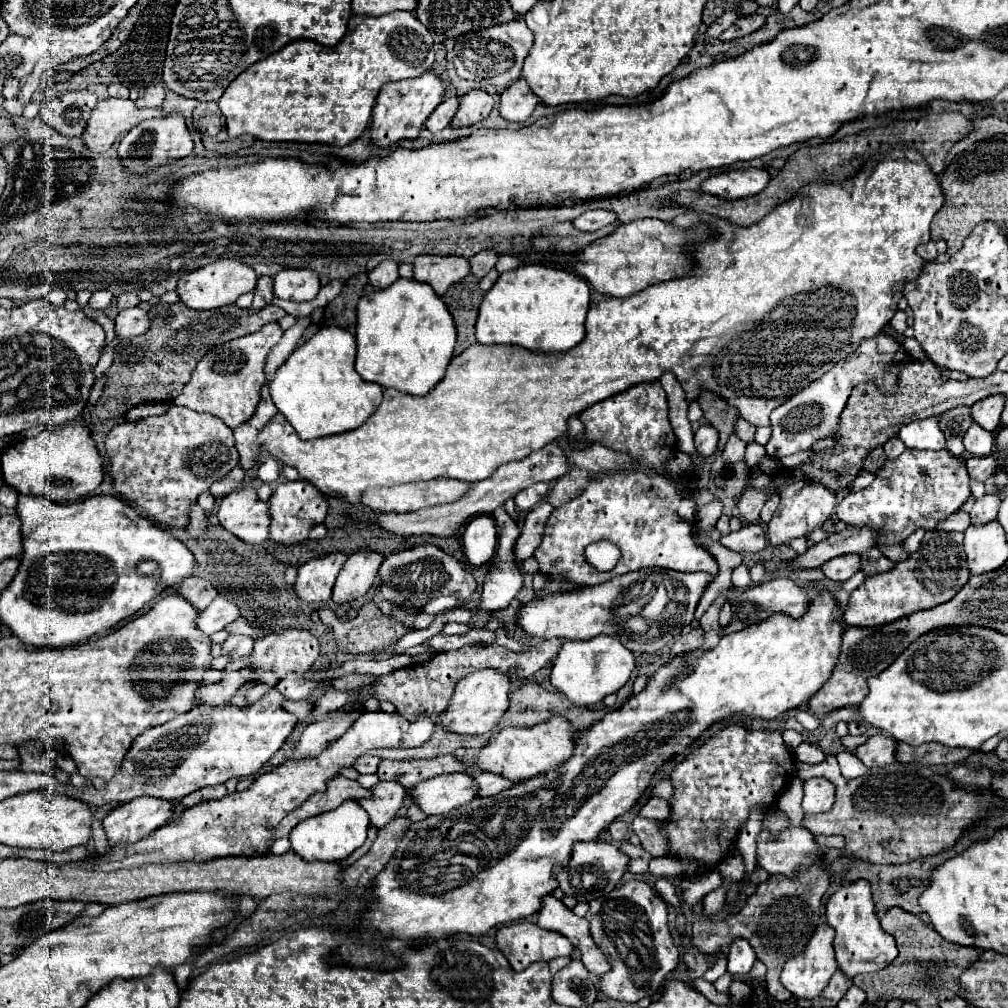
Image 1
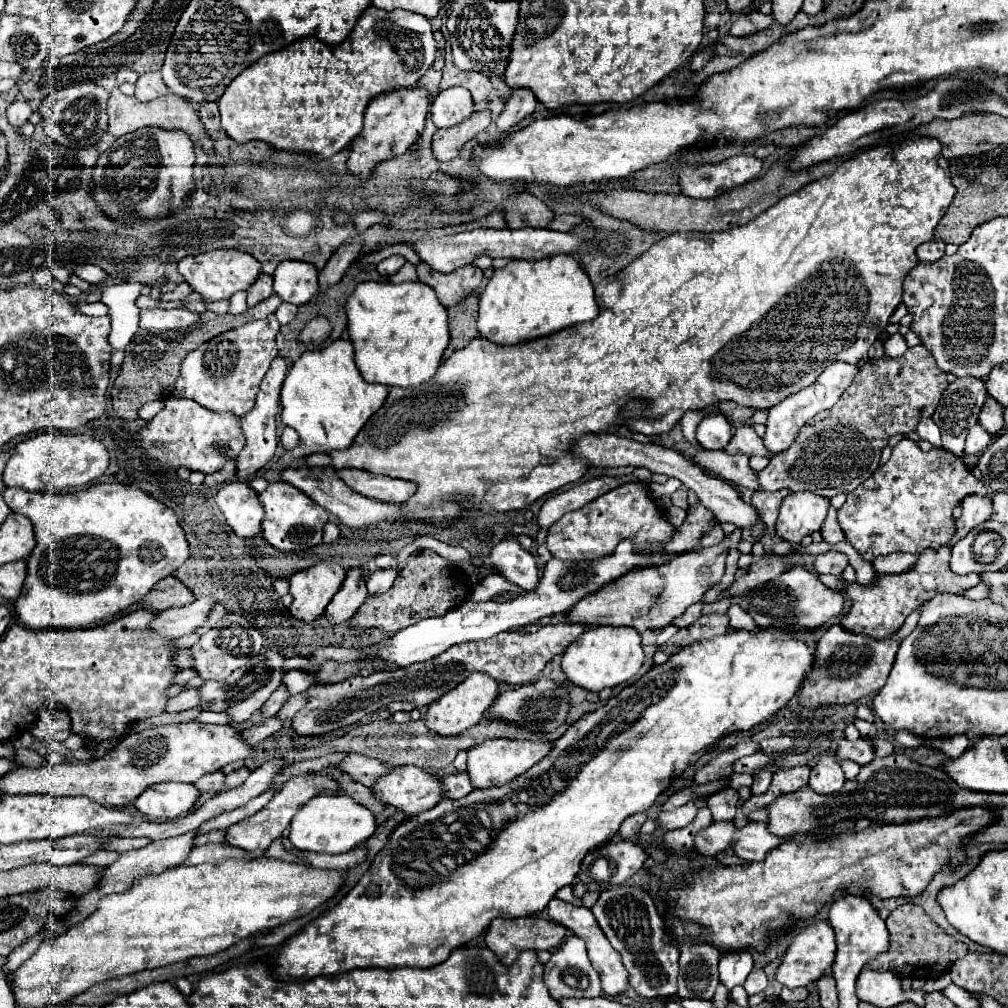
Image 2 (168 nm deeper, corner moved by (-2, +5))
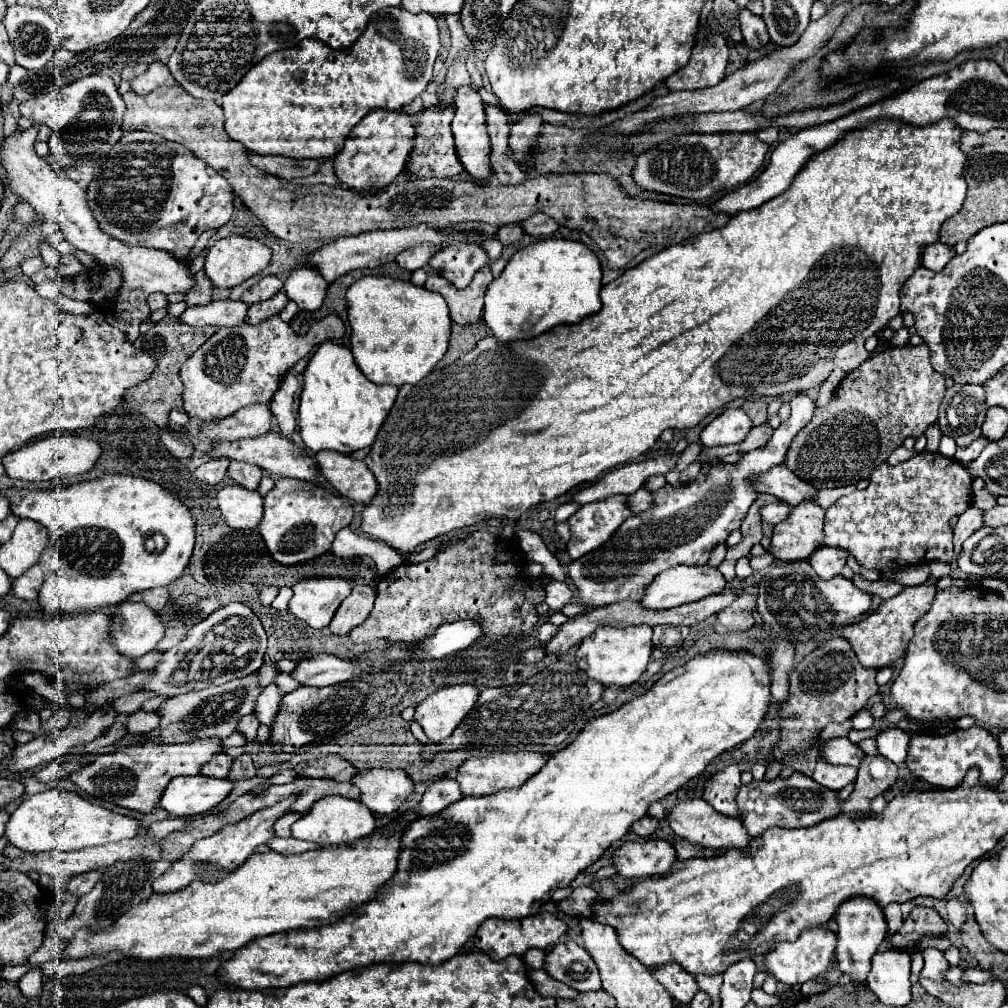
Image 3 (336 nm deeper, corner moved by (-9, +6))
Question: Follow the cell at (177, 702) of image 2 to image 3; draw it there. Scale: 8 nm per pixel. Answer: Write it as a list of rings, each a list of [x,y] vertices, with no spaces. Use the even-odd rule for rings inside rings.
[[[138,710],[134,712],[130,718],[128,718],[128,732],[150,732],[154,728],[158,728],[162,716],[158,710],[152,710],[152,712],[146,712],[146,710]]]

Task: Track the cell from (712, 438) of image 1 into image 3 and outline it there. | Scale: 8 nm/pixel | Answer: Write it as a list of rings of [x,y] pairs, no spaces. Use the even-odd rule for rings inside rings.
[[[728,408],[702,430],[700,442],[706,448],[738,444],[746,438],[750,428],[752,428],[752,422],[742,408]]]

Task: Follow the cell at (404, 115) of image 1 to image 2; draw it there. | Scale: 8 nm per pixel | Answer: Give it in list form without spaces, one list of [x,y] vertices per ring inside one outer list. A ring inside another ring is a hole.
[[[423,87],[399,89],[375,97],[365,109],[365,123],[361,133],[351,141],[347,171],[365,181],[371,177],[373,169],[379,163],[407,153],[409,147],[421,137],[427,113],[429,113],[429,95]]]

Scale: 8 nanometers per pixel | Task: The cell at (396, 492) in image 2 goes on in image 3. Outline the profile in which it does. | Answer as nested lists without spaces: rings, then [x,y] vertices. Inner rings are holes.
[[[322,450],[314,456],[322,476],[348,500],[370,504],[378,494],[378,480],[362,460],[352,460],[334,450]]]

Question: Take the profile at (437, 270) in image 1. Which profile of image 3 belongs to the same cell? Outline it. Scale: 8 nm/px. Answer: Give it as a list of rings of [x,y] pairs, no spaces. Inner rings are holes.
[[[480,268],[480,272],[472,278],[472,282],[460,290],[454,284],[450,284],[444,276],[430,274],[426,280],[426,288],[440,292],[450,306],[450,316],[458,324],[472,324],[474,320],[482,318],[482,308],[484,308],[484,294],[488,284],[492,282],[492,272],[490,268]]]

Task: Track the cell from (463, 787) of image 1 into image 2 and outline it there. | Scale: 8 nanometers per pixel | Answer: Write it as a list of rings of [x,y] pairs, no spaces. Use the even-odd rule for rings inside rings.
[[[413,765],[395,767],[391,773],[379,777],[371,789],[375,799],[409,815],[427,811],[443,799],[441,777]]]

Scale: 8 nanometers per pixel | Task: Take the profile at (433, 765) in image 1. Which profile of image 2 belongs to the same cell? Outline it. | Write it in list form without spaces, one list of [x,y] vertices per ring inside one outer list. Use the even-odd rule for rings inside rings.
[[[351,753],[351,755],[345,755],[339,763],[337,763],[337,769],[351,775],[355,781],[363,783],[365,787],[373,785],[381,775],[389,773],[393,767],[377,761],[377,759],[371,759],[371,757],[365,757],[365,755],[357,755],[357,753]]]

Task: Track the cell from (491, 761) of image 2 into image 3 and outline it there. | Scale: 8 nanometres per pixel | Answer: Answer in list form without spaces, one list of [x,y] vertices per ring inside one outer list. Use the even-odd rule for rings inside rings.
[[[490,752],[486,756],[470,756],[460,768],[458,768],[458,784],[464,792],[464,796],[482,796],[482,794],[494,794],[504,788],[518,788],[522,786],[530,776],[534,776],[544,764],[548,756],[540,752]]]

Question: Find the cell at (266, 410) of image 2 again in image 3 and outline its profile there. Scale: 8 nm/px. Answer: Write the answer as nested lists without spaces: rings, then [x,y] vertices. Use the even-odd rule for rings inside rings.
[[[231,460],[228,476],[240,486],[244,486],[248,490],[256,490],[260,484],[260,478],[262,478],[262,468],[248,464],[248,462]]]

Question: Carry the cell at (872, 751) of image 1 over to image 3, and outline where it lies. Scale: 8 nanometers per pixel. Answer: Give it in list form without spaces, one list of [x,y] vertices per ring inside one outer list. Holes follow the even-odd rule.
[[[836,738],[836,740],[830,740],[824,744],[822,756],[830,764],[848,764],[848,766],[858,768],[866,754],[858,744],[852,744],[848,738]]]

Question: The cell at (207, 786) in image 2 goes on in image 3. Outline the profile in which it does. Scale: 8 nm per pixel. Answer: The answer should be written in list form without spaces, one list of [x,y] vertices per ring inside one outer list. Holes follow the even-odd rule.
[[[218,754],[214,760],[210,760],[210,764],[206,764],[202,768],[202,774],[210,776],[210,778],[226,780],[228,772],[230,772],[230,766],[232,766],[232,758],[228,754]]]

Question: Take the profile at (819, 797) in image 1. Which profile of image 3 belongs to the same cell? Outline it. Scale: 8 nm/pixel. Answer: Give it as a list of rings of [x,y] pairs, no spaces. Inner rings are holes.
[[[822,756],[816,760],[816,770],[812,774],[812,778],[822,784],[824,788],[836,790],[840,792],[846,784],[856,780],[856,770],[850,766],[834,766],[834,764],[826,764],[826,760],[822,760]]]

